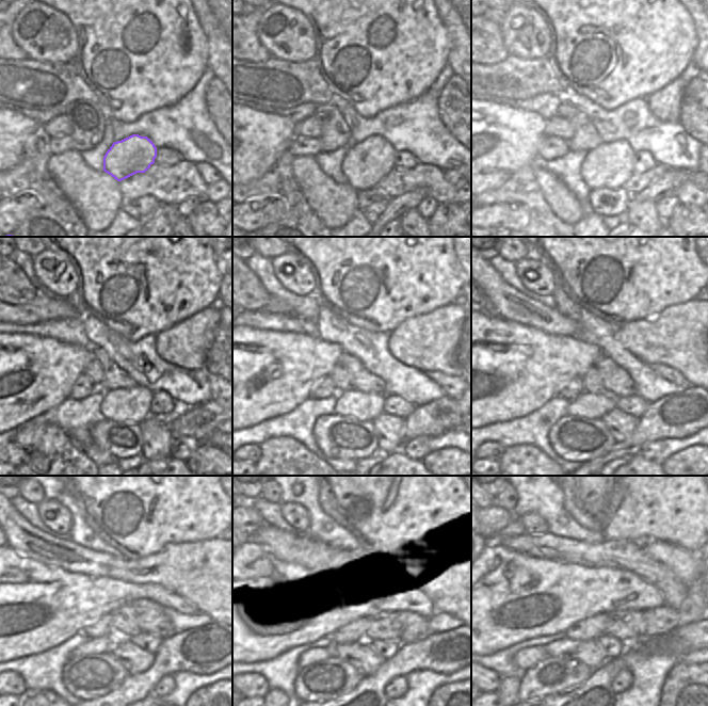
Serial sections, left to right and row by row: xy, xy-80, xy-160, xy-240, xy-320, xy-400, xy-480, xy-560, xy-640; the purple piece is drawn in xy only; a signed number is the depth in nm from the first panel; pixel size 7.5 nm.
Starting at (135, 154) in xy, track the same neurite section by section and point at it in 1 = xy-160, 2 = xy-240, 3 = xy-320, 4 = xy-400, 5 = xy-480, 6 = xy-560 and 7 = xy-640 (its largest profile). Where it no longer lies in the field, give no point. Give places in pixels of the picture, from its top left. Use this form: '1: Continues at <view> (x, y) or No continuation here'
1: Continues at xy-160 (609, 165)
2: Continues at xy-240 (132, 404)
3: Continues at xy-320 (361, 405)
4: Continues at xy-400 (589, 405)
5: Continues at xy-480 (106, 644)
6: Continues at xy-560 (316, 652)
7: Continues at xy-640 (525, 658).

